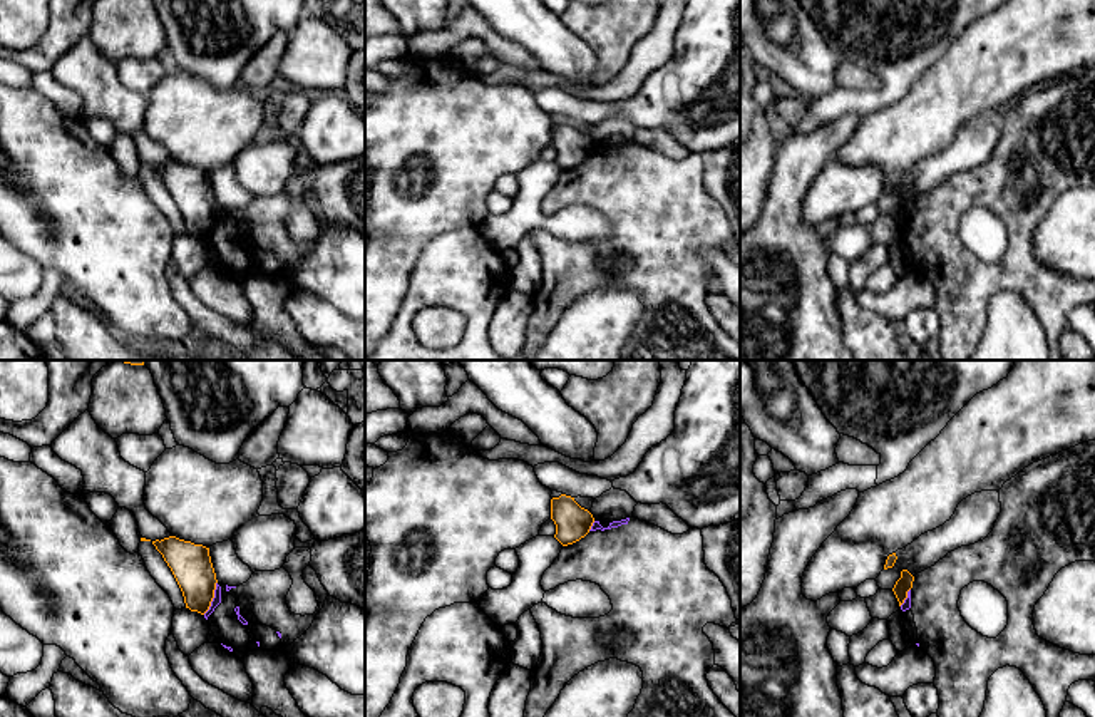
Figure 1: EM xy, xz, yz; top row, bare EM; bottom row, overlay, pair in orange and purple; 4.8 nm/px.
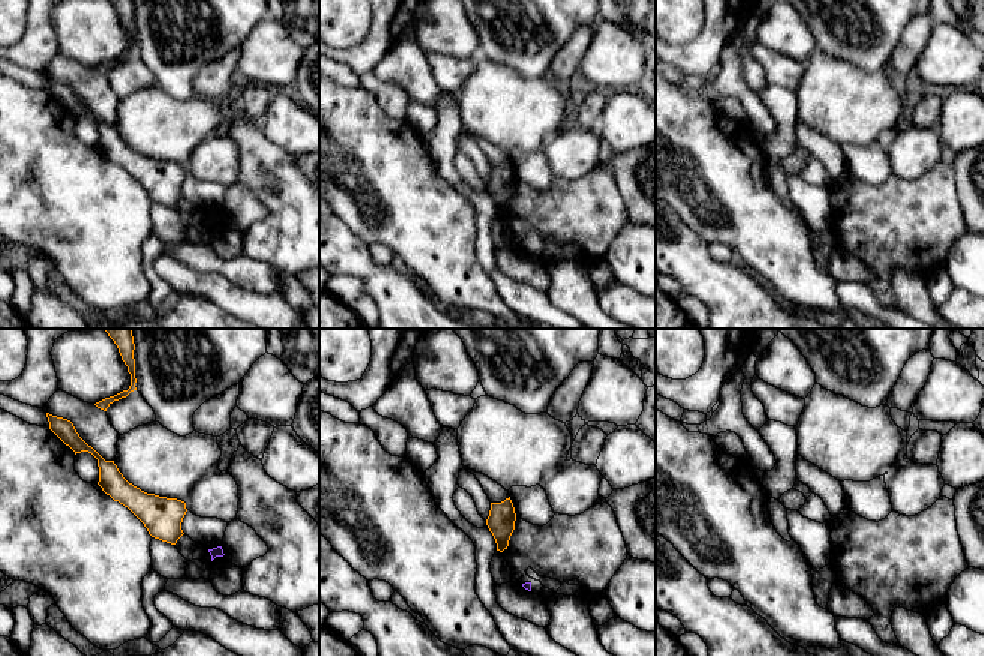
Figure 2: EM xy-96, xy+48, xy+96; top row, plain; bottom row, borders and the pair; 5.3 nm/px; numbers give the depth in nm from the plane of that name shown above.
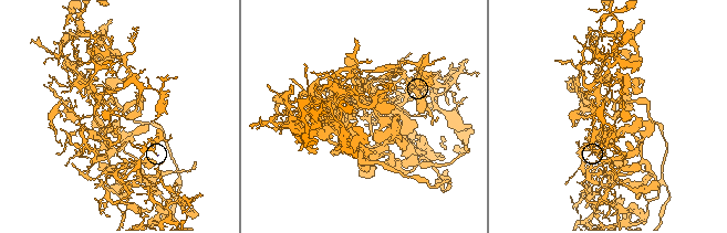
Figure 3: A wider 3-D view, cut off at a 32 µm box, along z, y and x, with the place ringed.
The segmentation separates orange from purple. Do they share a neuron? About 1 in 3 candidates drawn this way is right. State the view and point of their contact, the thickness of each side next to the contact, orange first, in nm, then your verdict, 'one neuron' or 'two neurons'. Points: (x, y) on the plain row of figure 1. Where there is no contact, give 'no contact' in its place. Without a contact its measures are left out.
xy (213, 221) | 190/50 nm | two neurons

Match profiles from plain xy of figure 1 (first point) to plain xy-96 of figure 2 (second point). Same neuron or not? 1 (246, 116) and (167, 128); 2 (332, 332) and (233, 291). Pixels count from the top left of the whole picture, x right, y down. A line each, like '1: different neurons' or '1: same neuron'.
1: same neuron
2: different neurons

